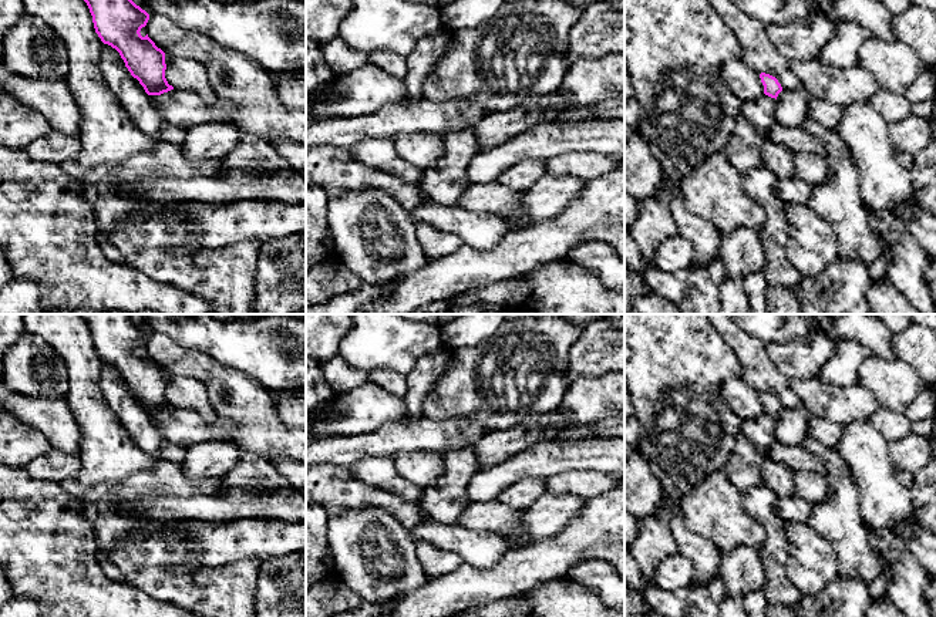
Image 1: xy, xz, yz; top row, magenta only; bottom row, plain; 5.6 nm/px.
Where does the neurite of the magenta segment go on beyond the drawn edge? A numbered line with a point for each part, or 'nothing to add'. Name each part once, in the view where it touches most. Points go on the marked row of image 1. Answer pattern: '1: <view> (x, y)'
1: yz (761, 113)

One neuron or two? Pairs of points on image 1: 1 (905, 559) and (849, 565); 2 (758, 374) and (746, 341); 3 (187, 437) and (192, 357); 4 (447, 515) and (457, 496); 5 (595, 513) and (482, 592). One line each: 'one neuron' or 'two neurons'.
1: two neurons
2: one neuron
3: two neurons
4: one neuron
5: one neuron

